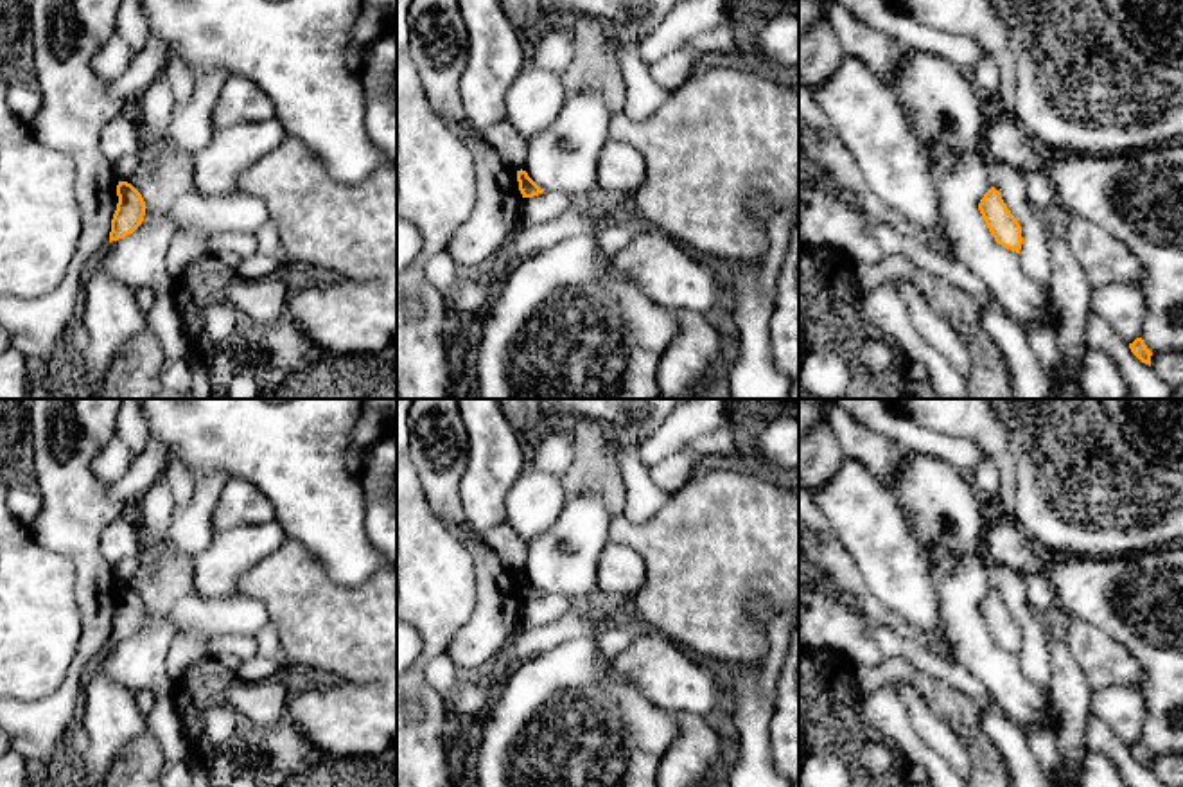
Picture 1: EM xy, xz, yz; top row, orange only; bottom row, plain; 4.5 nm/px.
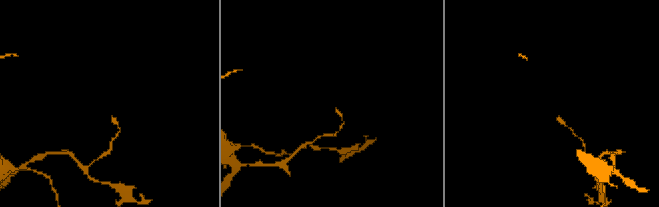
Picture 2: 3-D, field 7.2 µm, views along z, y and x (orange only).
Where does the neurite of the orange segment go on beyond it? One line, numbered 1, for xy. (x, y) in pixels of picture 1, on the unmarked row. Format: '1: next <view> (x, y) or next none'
1: next none

